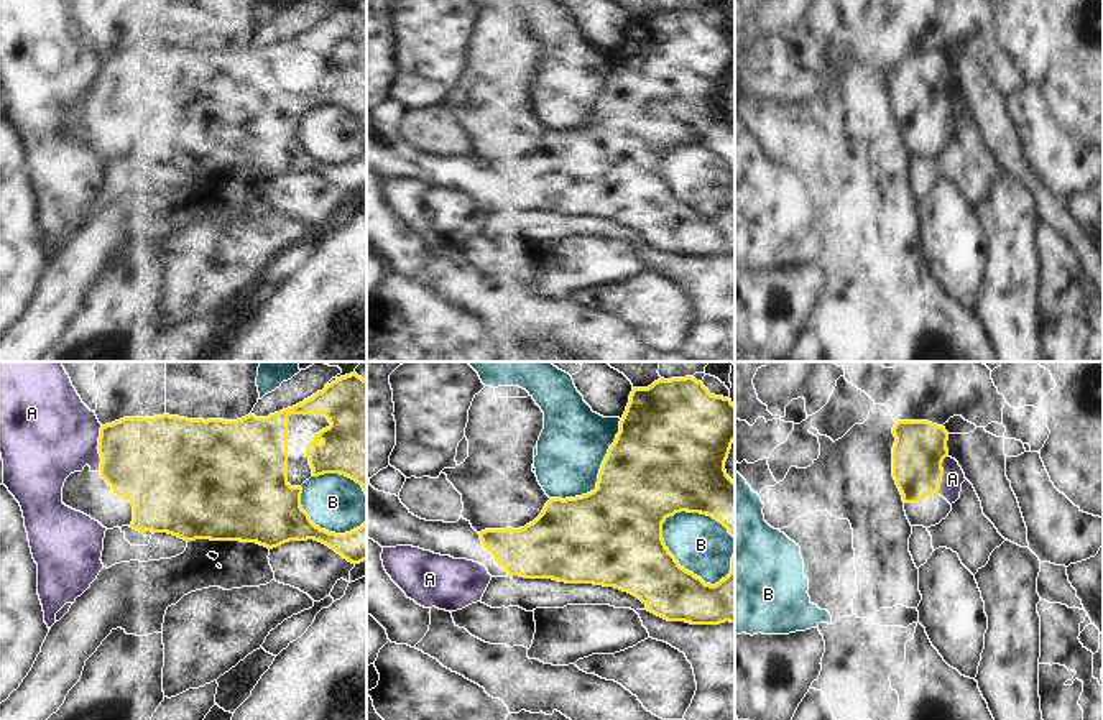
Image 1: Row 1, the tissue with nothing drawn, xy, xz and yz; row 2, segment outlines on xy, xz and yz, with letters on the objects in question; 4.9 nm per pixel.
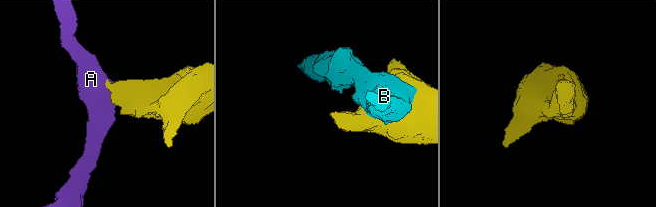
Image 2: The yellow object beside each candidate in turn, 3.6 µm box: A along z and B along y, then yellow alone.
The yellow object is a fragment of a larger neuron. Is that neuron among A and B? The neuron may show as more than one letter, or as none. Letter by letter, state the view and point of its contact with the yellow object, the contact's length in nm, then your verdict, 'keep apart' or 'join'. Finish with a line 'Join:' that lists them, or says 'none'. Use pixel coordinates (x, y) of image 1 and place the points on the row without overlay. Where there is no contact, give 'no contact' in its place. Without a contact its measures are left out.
A: meets yellow in xy at (97, 79); contact 220 nm long; keep apart
B: meets yellow in xz at (674, 189); contact 420 nm long; keep apart
Join: none

